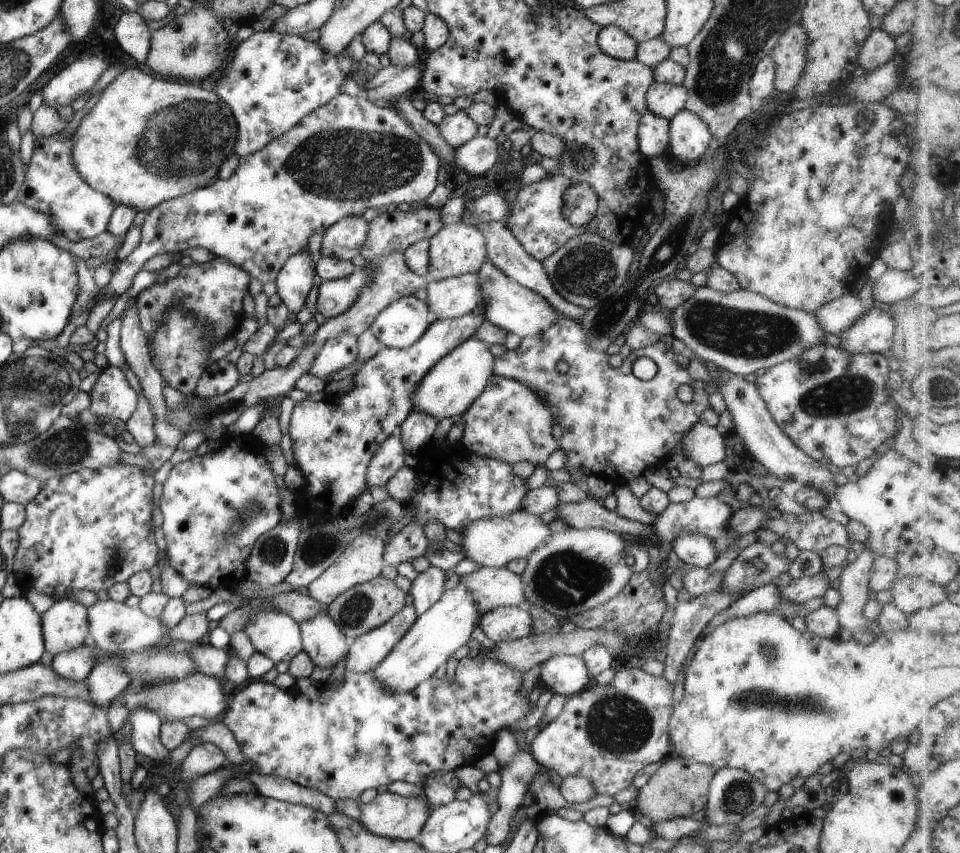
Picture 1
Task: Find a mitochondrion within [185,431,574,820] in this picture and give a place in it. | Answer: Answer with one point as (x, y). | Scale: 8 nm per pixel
(317, 548)

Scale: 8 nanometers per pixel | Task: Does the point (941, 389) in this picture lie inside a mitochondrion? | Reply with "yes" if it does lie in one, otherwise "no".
yes

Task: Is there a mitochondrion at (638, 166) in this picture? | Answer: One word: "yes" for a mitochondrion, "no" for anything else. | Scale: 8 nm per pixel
no

